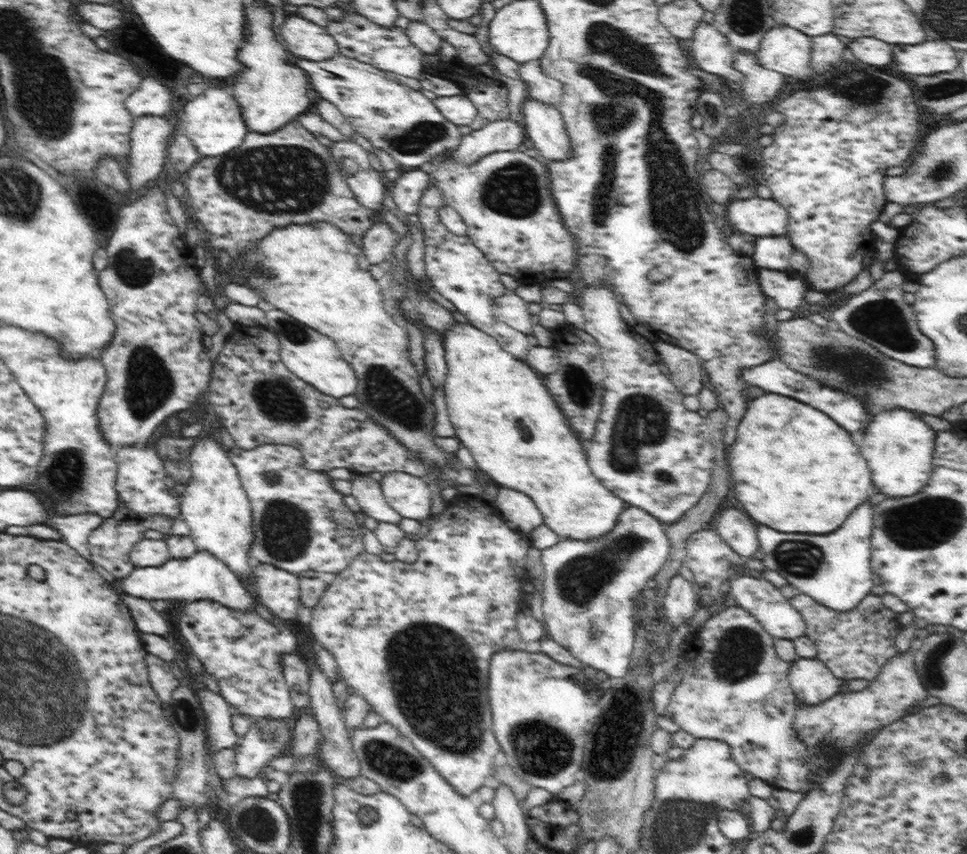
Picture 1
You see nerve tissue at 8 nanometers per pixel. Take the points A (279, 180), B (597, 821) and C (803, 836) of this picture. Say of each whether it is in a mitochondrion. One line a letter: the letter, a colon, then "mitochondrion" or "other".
A: mitochondrion
B: other
C: mitochondrion

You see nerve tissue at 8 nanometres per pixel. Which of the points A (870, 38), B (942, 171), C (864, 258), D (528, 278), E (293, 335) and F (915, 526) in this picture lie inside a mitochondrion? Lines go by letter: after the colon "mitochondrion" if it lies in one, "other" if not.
A: other
B: mitochondrion
C: other
D: other
E: mitochondrion
F: mitochondrion

